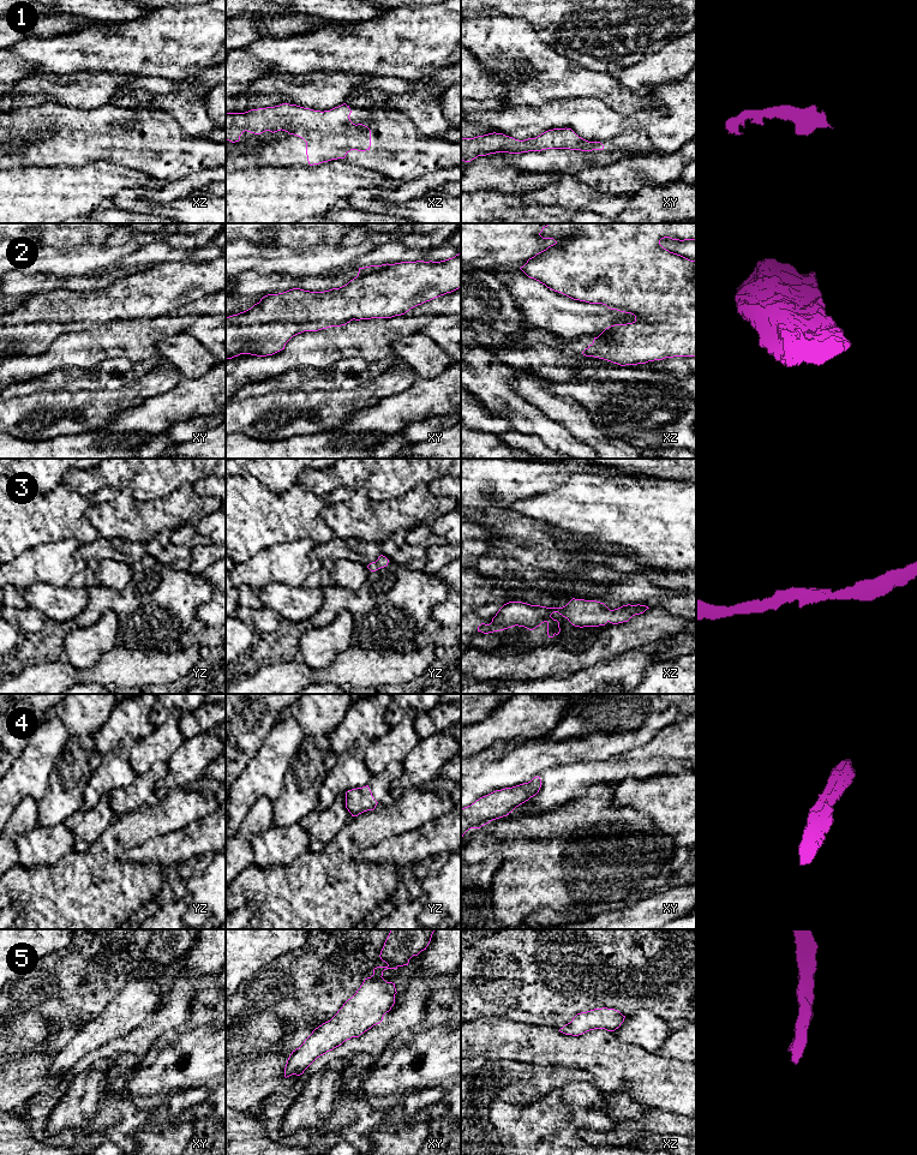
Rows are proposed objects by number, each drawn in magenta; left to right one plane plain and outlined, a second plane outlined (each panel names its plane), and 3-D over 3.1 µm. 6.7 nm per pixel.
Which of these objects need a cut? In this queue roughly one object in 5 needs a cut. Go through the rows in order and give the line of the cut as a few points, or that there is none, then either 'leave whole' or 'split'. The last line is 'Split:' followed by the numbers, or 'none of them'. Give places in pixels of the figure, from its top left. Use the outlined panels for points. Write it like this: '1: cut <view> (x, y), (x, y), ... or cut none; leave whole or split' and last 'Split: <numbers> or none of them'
1: cut none; leave whole
2: cut xy (389, 264), (384, 268), (358, 275); split
3: cut none; leave whole
4: cut none; leave whole
5: cut none; leave whole
Split: 2

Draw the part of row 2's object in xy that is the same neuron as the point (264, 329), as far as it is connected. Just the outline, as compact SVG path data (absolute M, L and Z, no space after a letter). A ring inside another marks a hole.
M461 250L455 257L440 262L416 261L389 264L385 269L358 275L347 285L324 292L293 288L278 294L268 294L251 309L226 318L226 359L232 359L240 354L257 357L272 355L284 349L286 343L293 336L304 331L318 331L330 327L341 327L353 319L360 321L401 316L418 305L451 293L458 288L461 288Z

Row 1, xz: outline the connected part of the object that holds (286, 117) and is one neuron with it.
M282 103L245 113L227 113L226 140L239 142L245 131L260 134L282 130L302 138L308 164L319 164L344 158L350 150L370 150L371 130L362 124L353 124L350 113L346 103L324 112Z

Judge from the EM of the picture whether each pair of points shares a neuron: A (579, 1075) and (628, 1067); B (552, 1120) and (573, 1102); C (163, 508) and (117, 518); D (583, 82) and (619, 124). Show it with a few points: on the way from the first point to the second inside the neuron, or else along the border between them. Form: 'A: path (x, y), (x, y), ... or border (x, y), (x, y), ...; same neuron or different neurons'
A: border (563, 1066), (586, 1070), (594, 1078); different neurons
B: path (557, 1118), (568, 1107); same neuron
C: path (151, 518), (129, 518); same neuron
D: border (571, 97), (597, 97), (623, 114); different neurons

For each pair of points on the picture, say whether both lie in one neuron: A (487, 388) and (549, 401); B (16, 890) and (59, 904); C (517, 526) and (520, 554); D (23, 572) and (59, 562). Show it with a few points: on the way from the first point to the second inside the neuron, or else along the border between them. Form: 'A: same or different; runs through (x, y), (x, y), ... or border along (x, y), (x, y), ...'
A: different; border along (517, 375), (513, 387), (543, 413)
B: same; runs through (27, 890), (45, 890), (48, 893)
C: same; runs through (517, 533), (515, 546)
D: same; runs through (31, 566), (51, 562)

